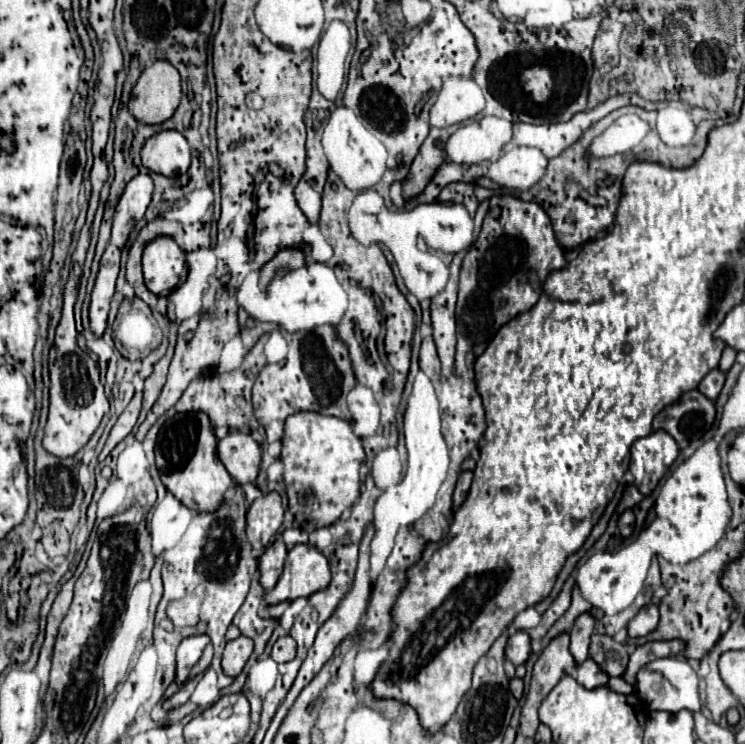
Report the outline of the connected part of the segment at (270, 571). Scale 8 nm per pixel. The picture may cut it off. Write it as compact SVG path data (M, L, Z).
M276 540L272 546L264 550L264 554L258 558L258 570L260 570L260 584L262 588L270 590L278 582L282 574L282 566L286 560L286 546L282 540Z

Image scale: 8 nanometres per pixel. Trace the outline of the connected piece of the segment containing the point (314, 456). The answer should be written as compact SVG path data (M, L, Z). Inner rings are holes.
M296 412L286 418L284 438L282 438L282 456L284 462L284 482L288 492L288 508L296 518L296 524L304 532L312 532L322 526L334 524L342 512L356 502L360 496L360 466L364 462L362 440L352 432L348 420L336 416L324 416L316 412Z

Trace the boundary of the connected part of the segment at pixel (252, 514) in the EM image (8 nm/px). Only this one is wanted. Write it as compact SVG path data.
M278 492L254 500L246 514L246 536L252 548L266 548L284 520L284 508Z

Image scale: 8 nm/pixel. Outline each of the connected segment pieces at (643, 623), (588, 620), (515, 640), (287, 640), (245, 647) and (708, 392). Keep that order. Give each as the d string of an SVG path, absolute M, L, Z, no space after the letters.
M648 604L644 606L628 624L628 636L630 638L640 638L640 636L646 636L650 634L652 630L656 630L660 622L660 614L658 614L658 606L654 604Z
M590 612L580 614L574 622L574 628L570 632L570 652L578 664L588 658L590 636L594 632L594 626L596 626L596 618Z
M516 632L514 636L508 638L508 644L506 644L506 658L518 666L518 664L524 664L530 656L530 636L526 632Z
M282 636L278 638L278 642L272 648L272 658L282 664L282 662L290 662L296 656L296 642L290 636Z
M246 636L230 640L226 644L224 656L222 656L222 670L224 670L224 674L236 678L242 672L244 664L248 662L252 650L254 650L254 642L250 638L246 638Z
M714 368L714 370L710 370L710 372L702 378L698 390L700 390L704 396L708 396L710 400L716 400L718 394L720 394L720 390L722 390L722 386L724 386L724 382L726 382L726 374L724 374L720 368Z

